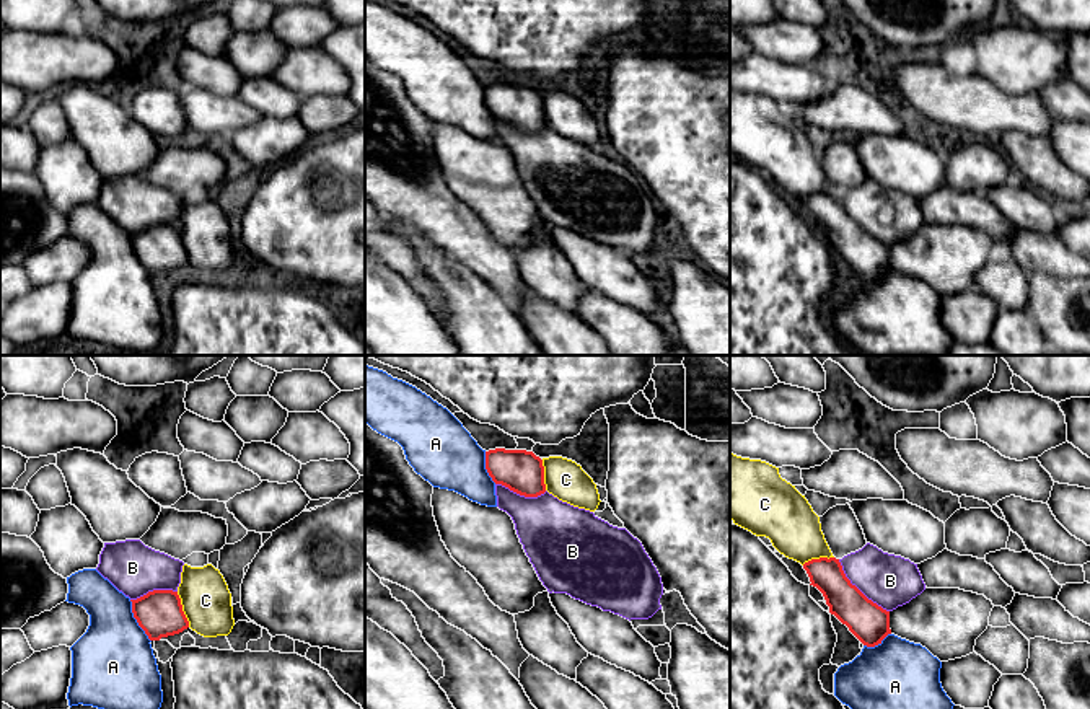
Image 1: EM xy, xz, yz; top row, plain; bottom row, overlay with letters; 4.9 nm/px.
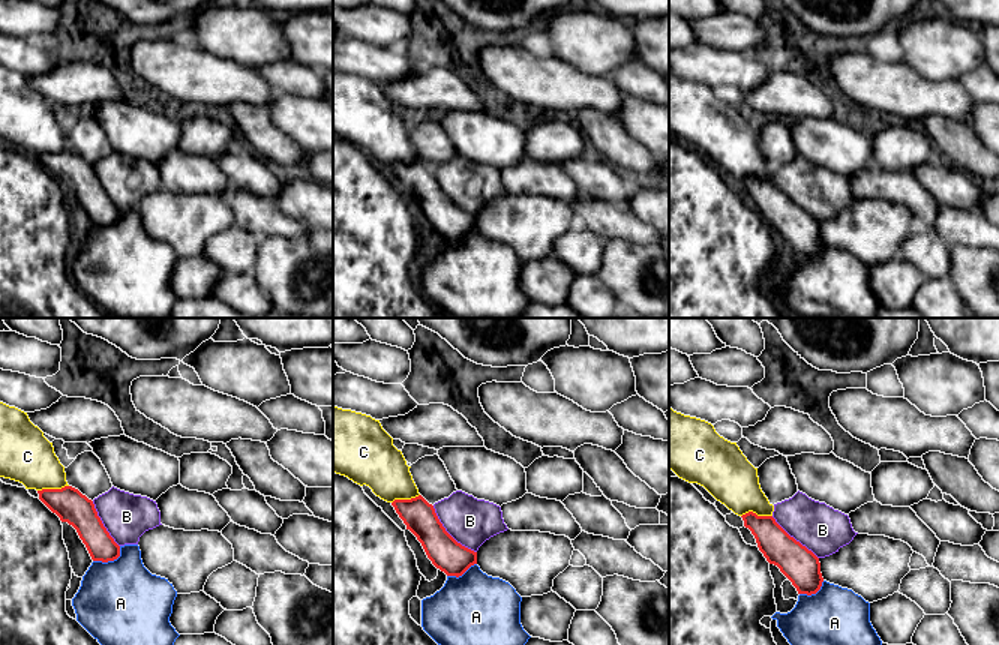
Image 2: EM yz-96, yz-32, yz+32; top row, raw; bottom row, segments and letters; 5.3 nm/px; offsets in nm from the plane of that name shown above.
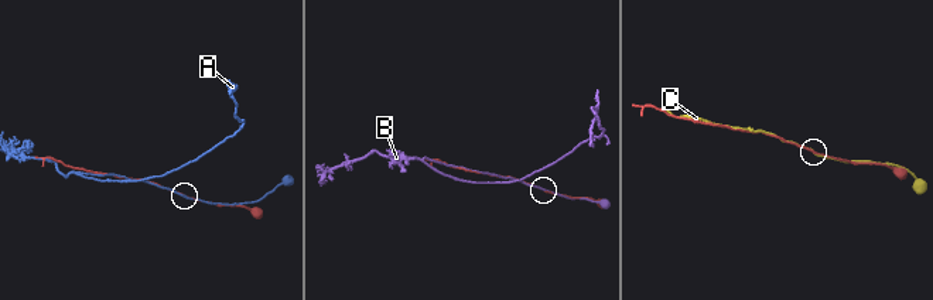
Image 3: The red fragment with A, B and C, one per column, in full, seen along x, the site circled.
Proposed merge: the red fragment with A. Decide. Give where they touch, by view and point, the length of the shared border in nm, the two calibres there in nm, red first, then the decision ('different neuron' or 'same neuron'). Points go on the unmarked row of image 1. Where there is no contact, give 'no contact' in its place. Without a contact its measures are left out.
xy (137, 256) | 240 nm | 220/420 nm | different neuron

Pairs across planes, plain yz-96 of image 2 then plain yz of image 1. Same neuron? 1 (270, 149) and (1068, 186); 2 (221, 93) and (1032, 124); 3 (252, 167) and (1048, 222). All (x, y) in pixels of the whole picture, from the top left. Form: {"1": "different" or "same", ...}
{"1": "same", "2": "same", "3": "same"}

